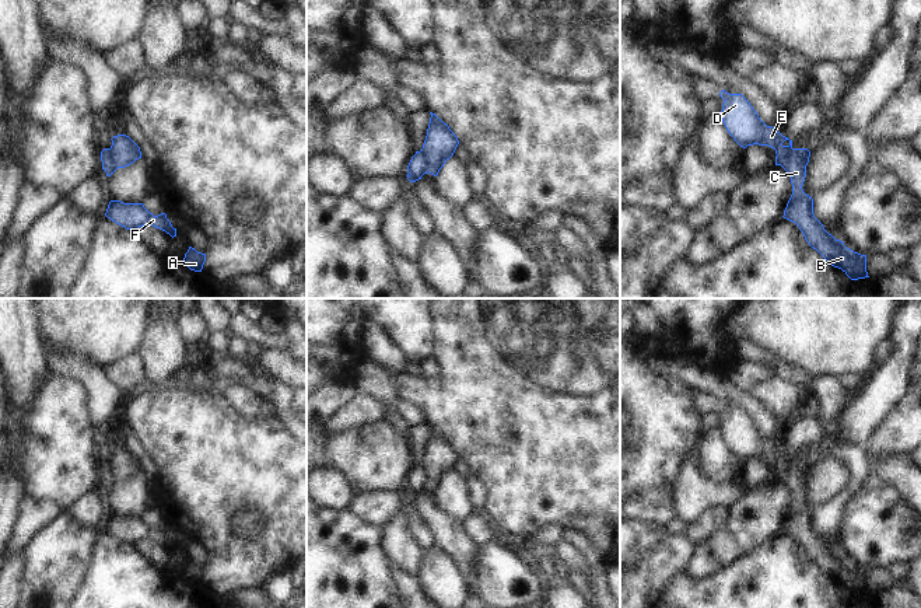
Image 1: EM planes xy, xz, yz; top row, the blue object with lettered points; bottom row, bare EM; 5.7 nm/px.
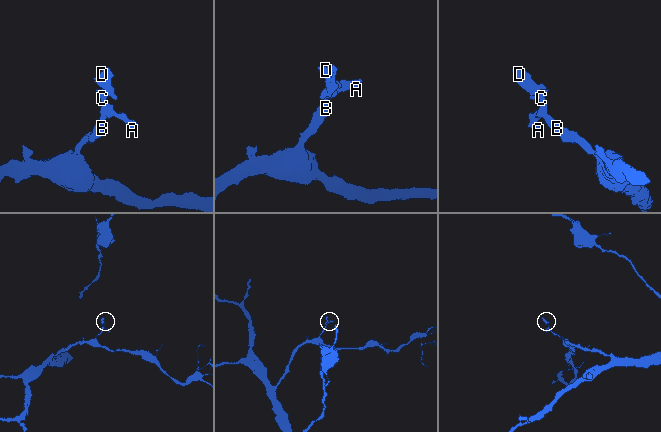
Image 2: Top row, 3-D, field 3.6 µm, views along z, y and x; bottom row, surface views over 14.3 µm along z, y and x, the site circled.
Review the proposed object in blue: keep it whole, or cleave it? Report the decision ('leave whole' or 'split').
split

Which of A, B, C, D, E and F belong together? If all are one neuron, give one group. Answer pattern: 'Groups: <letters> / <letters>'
Groups: A B C F / D E

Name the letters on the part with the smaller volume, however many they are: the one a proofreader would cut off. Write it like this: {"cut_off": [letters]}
{"cut_off": ["D", "E"]}

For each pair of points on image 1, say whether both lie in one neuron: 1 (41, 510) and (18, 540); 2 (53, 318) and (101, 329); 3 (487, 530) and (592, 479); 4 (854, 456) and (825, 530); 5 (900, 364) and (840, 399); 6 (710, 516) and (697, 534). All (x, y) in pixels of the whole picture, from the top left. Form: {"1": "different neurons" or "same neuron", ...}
{"1": "same neuron", "2": "same neuron", "3": "different neurons", "4": "same neuron", "5": "different neurons", "6": "same neuron"}

